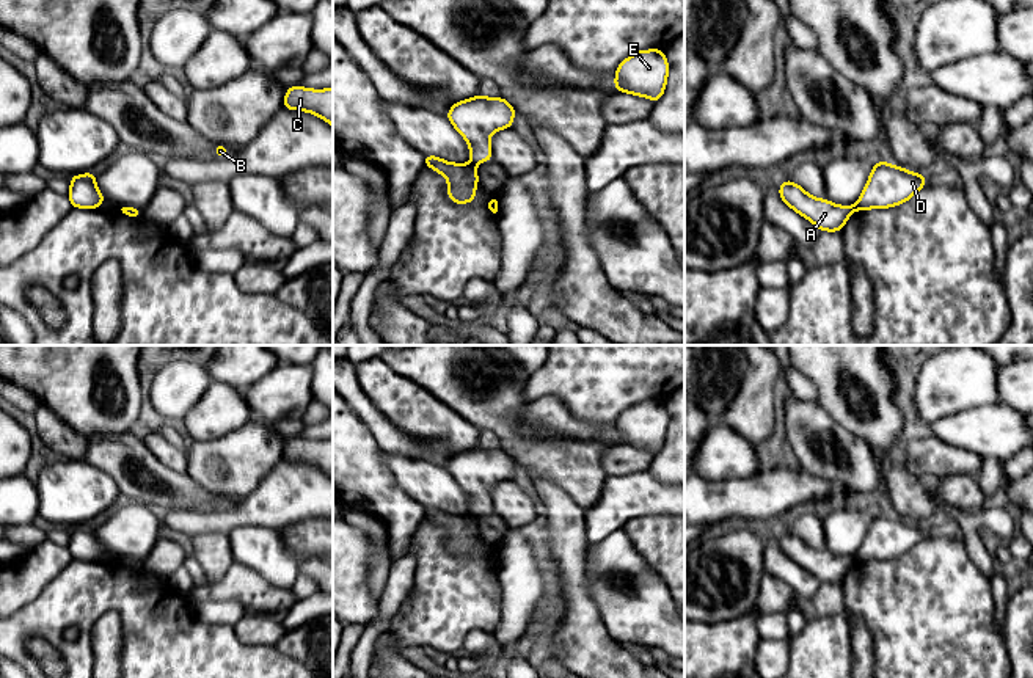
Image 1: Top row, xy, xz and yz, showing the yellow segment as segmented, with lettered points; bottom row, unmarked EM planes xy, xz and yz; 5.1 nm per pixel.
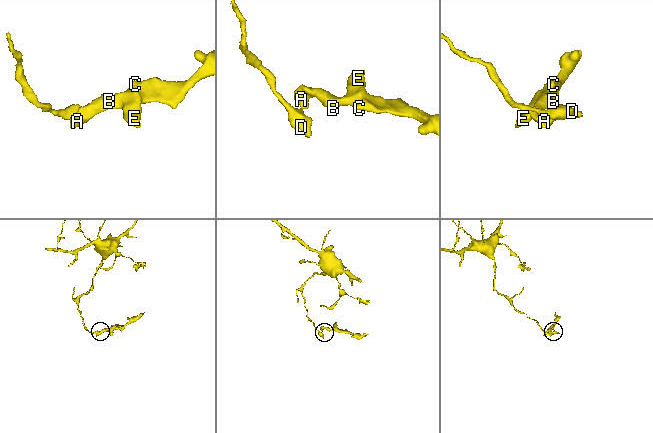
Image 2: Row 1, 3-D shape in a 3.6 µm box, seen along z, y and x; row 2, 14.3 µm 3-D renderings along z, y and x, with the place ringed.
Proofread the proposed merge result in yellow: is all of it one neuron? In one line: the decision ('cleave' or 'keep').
cleave

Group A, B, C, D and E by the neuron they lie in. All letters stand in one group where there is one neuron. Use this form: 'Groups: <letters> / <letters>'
Groups: A B C E / D

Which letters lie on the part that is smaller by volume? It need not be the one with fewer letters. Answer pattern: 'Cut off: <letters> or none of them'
Cut off: A, B, C, E

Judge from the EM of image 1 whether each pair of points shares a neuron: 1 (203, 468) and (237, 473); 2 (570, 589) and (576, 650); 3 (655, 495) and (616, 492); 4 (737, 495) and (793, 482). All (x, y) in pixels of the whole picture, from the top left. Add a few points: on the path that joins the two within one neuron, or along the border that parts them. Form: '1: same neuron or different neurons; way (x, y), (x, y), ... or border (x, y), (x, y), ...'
1: same neuron; way (211, 468), (229, 468)
2: same neuron; way (572, 605), (576, 617), (576, 634)
3: same neuron; way (646, 495), (625, 495)
4: same neuron; way (751, 495), (766, 495), (779, 488)

